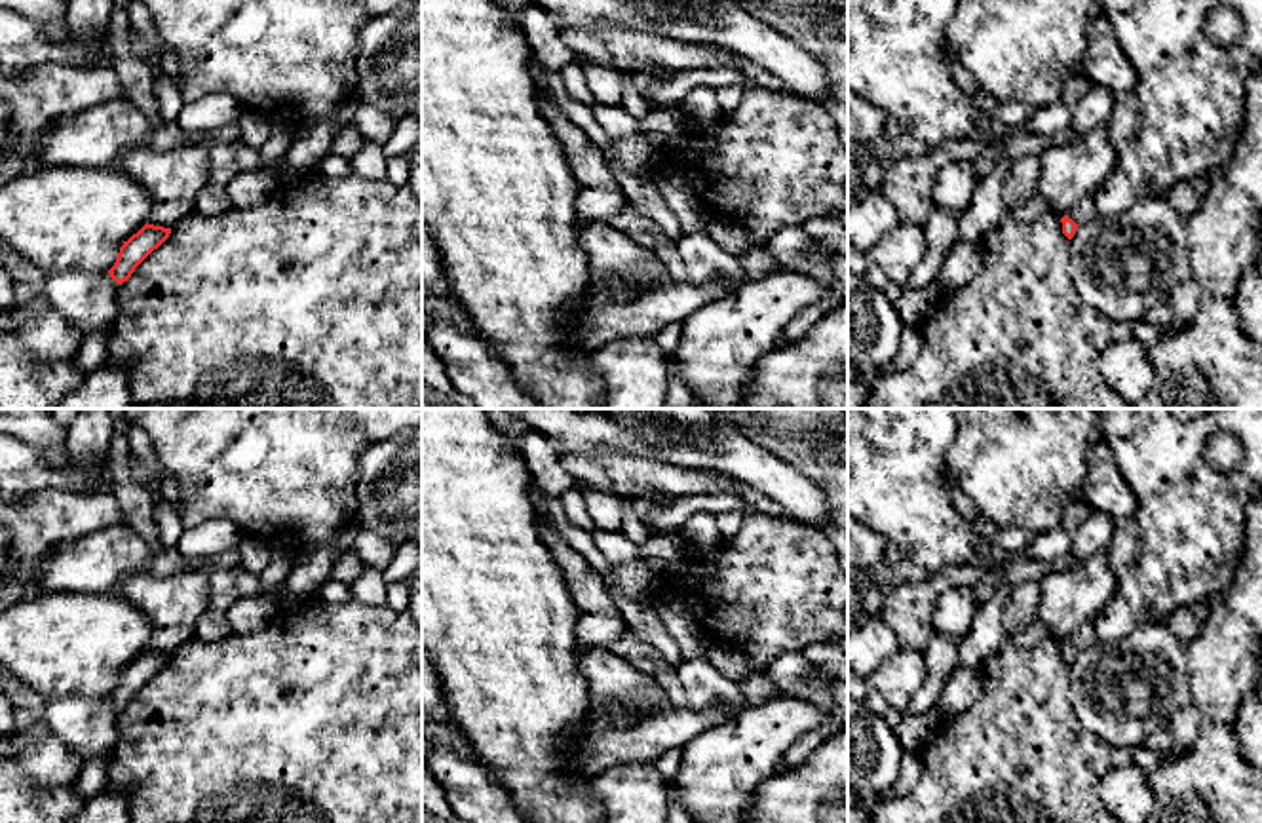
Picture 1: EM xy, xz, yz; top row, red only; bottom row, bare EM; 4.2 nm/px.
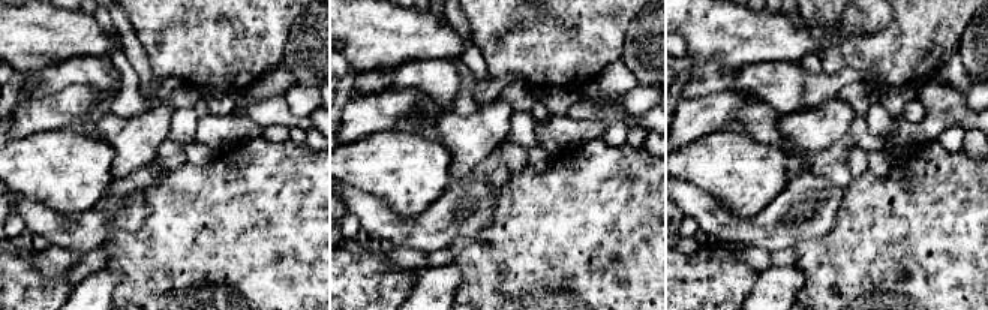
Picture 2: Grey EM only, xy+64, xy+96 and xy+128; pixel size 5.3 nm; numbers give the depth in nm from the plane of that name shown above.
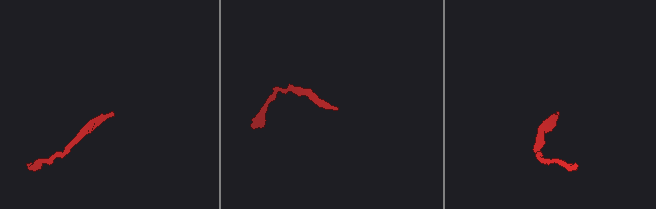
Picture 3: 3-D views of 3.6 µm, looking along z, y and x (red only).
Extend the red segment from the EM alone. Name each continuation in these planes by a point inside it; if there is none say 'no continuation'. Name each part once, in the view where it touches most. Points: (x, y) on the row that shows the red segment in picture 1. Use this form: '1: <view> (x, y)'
1: yz (1084, 211)

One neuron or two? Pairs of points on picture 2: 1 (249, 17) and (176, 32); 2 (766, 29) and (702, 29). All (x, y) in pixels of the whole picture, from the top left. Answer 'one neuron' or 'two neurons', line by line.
1: one neuron
2: one neuron

